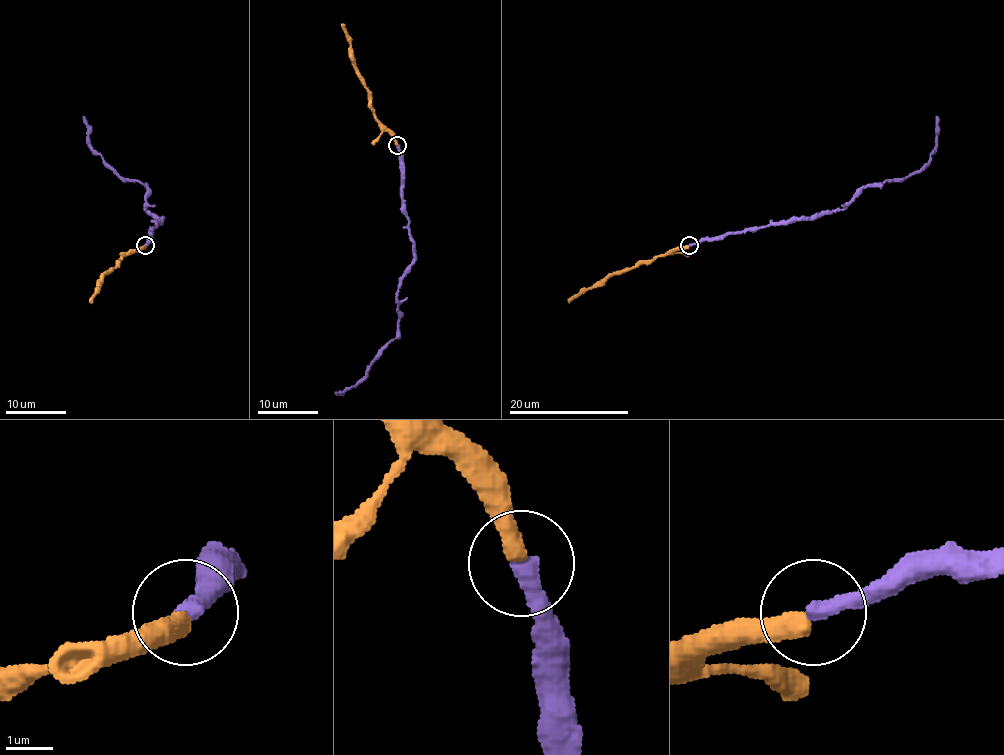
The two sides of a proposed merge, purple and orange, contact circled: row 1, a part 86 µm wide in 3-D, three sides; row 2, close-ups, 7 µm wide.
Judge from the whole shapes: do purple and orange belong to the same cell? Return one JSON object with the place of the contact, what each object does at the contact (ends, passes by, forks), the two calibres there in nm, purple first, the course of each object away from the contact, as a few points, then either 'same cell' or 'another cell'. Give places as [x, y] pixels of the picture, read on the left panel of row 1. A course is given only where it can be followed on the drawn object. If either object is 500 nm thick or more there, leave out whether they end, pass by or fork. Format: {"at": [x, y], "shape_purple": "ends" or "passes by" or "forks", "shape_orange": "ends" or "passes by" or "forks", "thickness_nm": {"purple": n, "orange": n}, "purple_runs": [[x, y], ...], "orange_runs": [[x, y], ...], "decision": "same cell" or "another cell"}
{"at": [145, 245], "shape_purple": "ends", "shape_orange": "ends", "thickness_nm": {"purple": 400, "orange": 440}, "purple_runs": [[145, 246], [161, 220], [145, 210], [146, 187], [127, 181], [90, 145], [89, 125], [83, 116]], "orange_runs": [[145, 246], [124, 256], [99, 280], [99, 289], [89, 303]], "decision": "same cell"}

